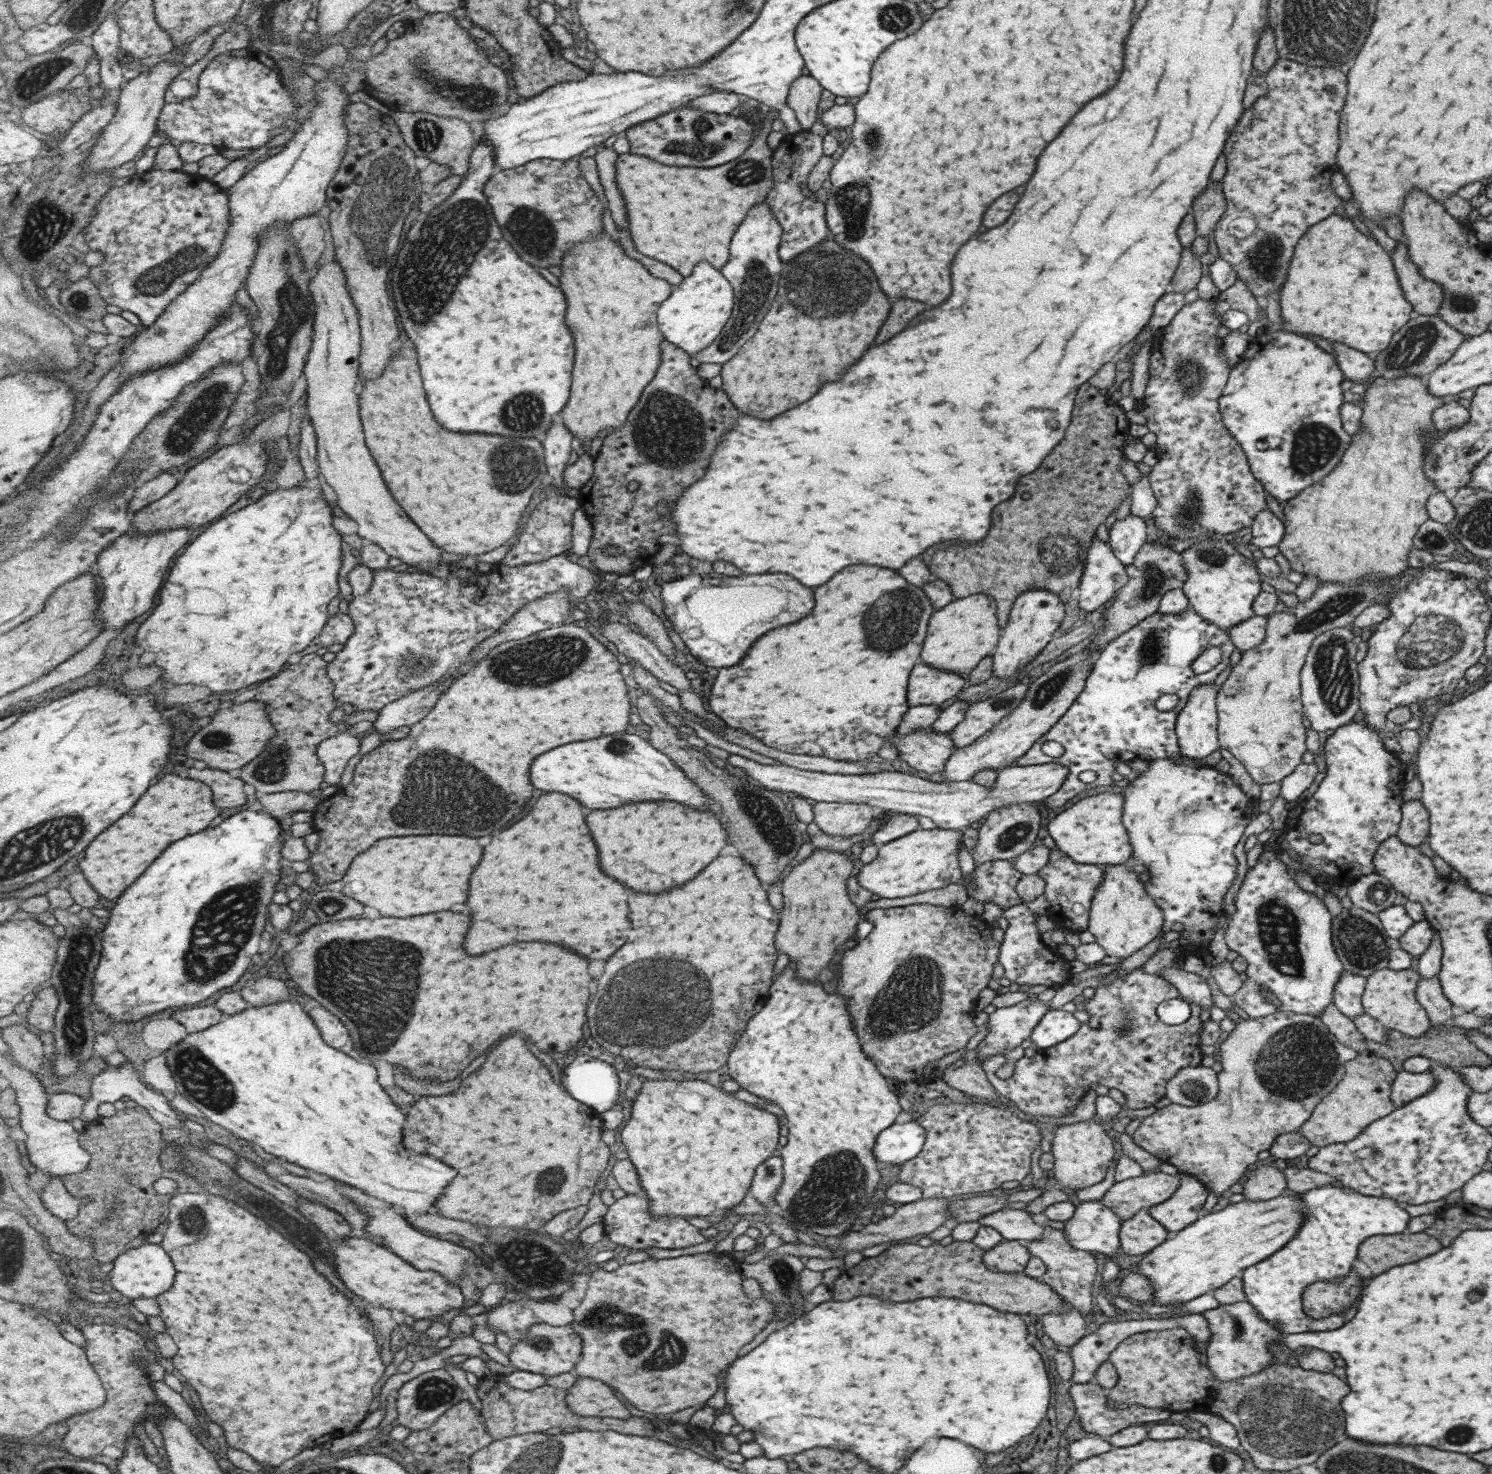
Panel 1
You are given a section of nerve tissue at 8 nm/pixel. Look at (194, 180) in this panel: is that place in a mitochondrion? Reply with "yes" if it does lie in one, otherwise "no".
no

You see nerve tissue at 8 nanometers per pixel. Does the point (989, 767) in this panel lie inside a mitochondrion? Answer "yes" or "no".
no

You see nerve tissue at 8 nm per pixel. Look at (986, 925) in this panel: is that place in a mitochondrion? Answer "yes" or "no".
no

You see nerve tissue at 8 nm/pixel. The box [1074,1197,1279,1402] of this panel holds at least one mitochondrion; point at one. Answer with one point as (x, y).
(1238, 1336)

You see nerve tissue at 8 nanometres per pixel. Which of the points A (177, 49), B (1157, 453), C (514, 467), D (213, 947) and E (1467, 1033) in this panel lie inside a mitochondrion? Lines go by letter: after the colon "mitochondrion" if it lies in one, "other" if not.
A: other
B: other
C: mitochondrion
D: mitochondrion
E: other

